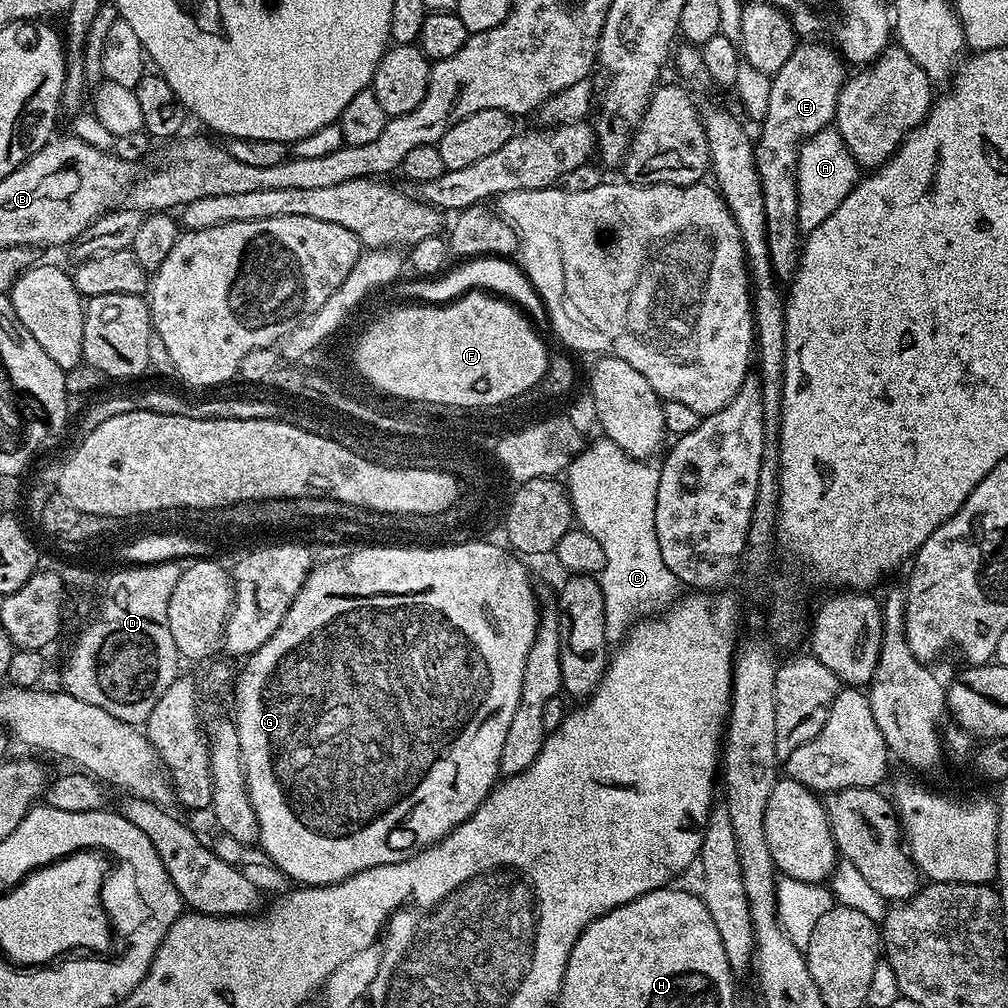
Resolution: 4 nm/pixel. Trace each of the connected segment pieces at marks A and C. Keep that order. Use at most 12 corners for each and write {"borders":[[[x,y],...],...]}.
{"borders":[[[833,127],[801,143],[801,233],[841,205],[860,167]],[[613,440],[566,469],[606,554],[609,641],[673,603],[654,530],[659,467]]]}

